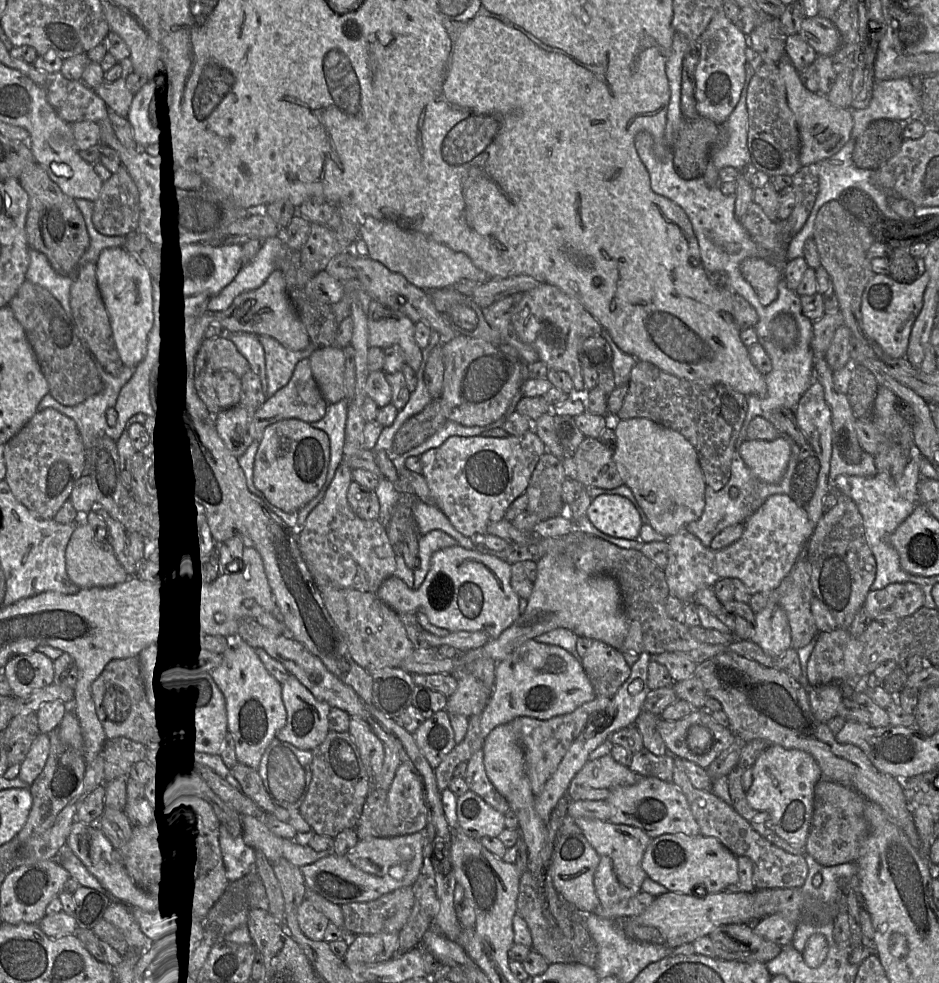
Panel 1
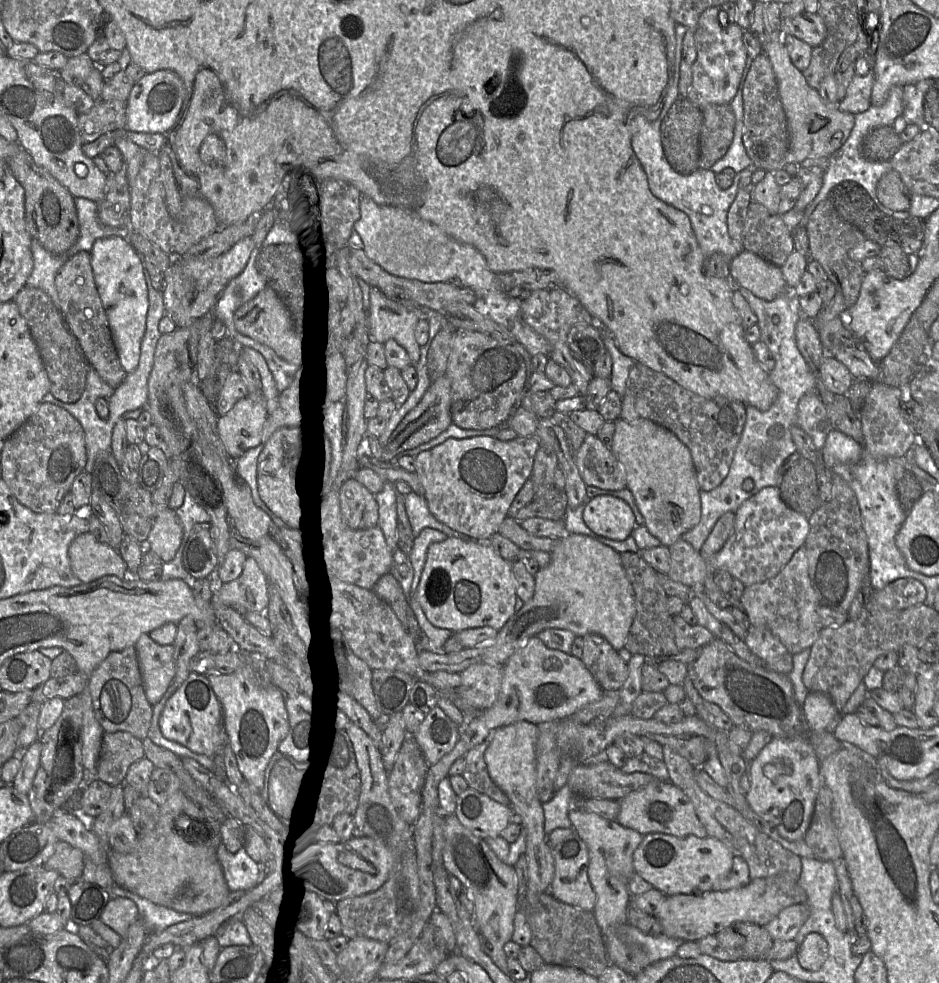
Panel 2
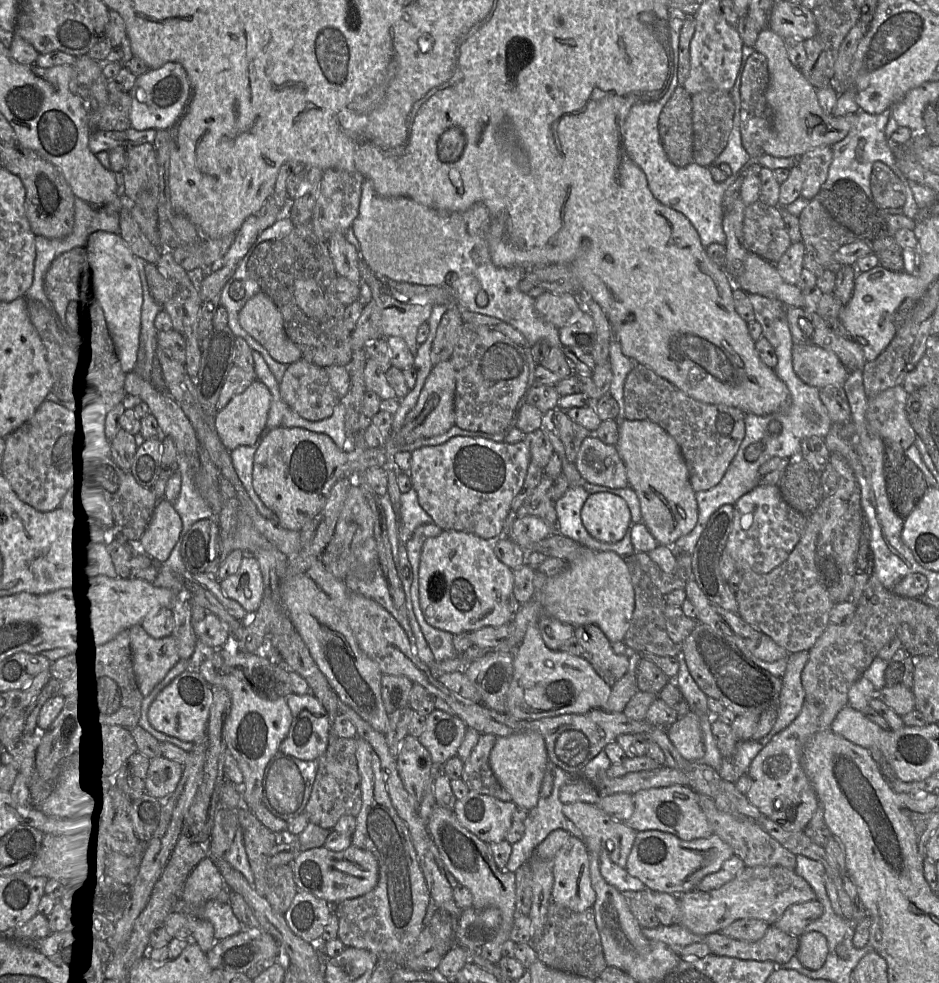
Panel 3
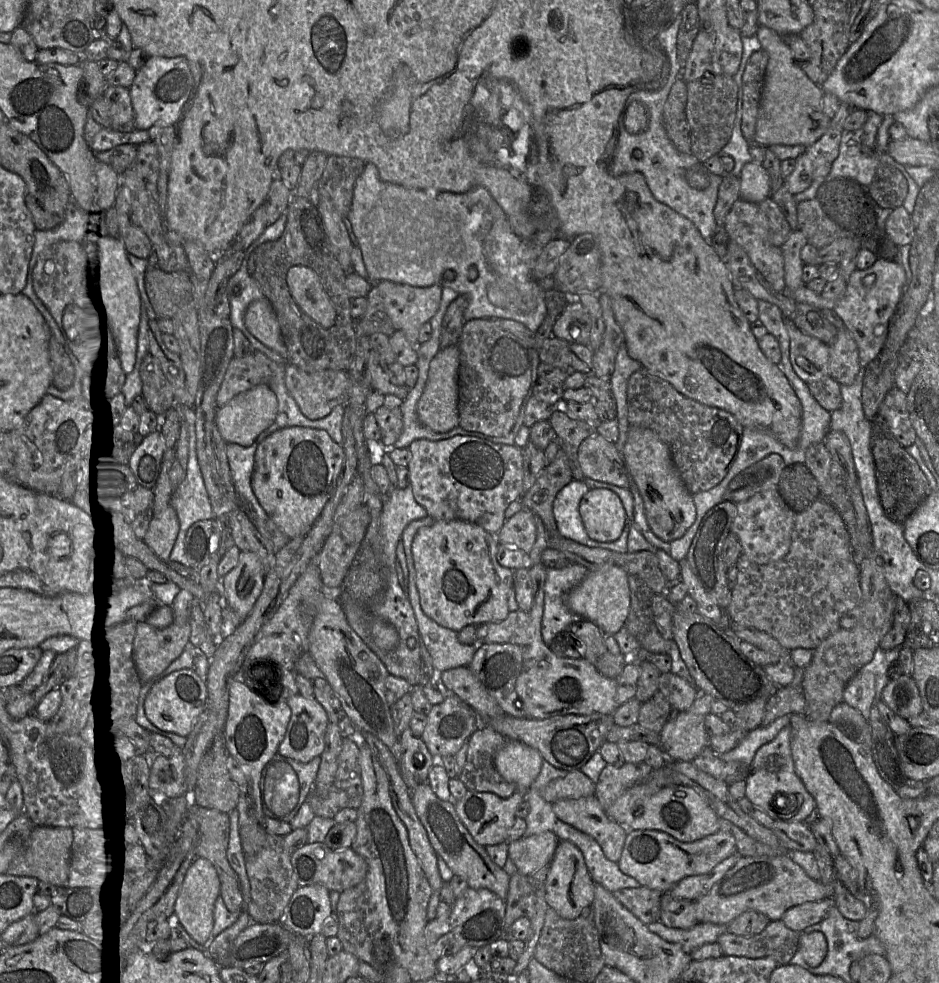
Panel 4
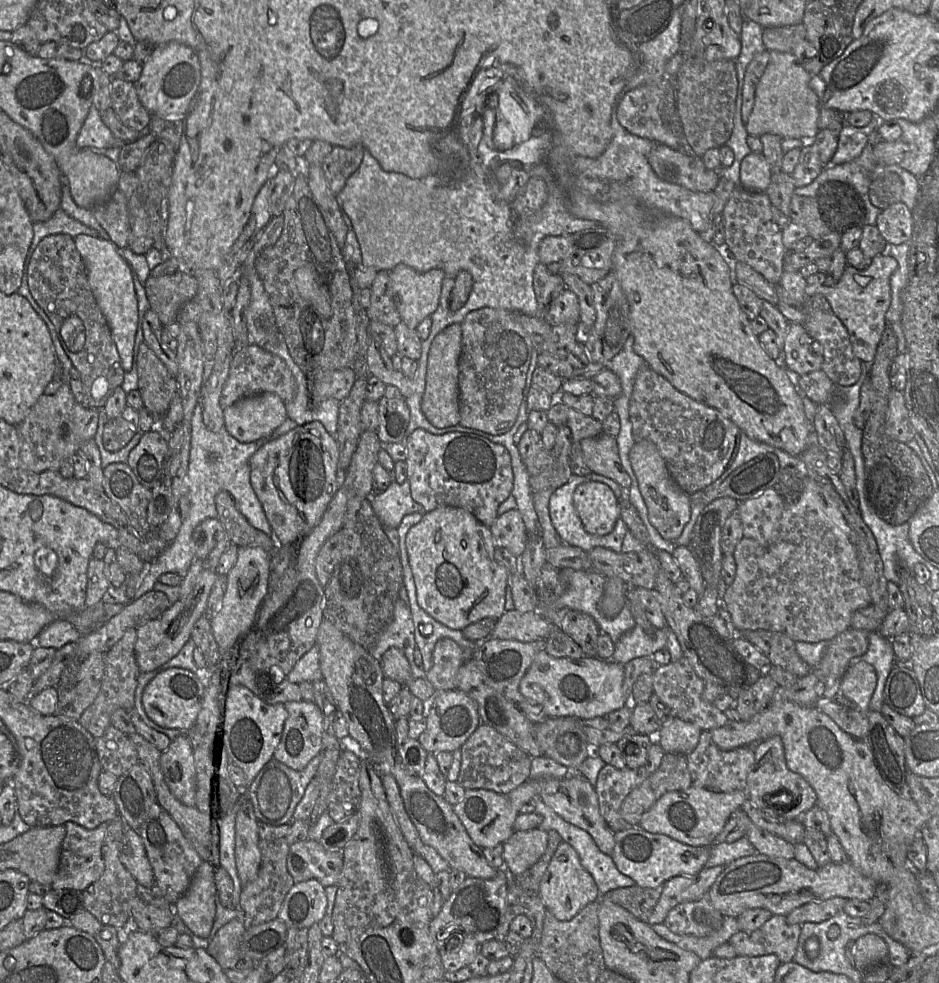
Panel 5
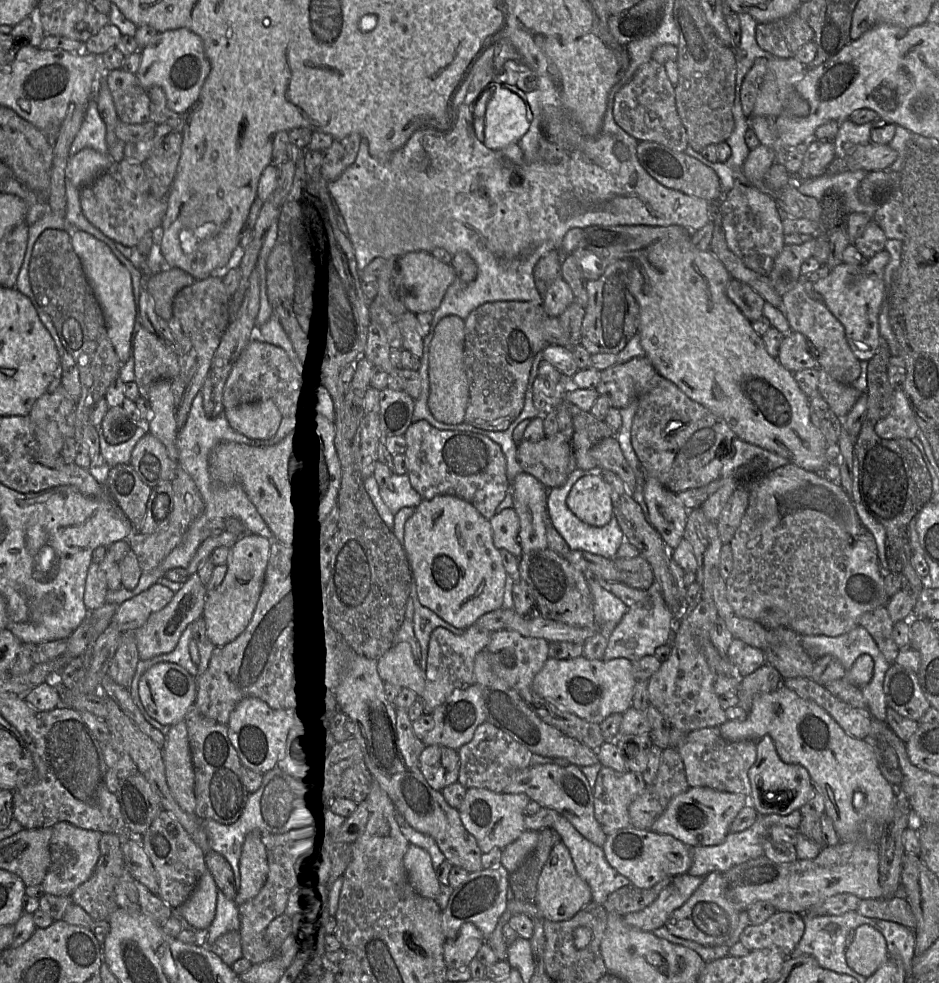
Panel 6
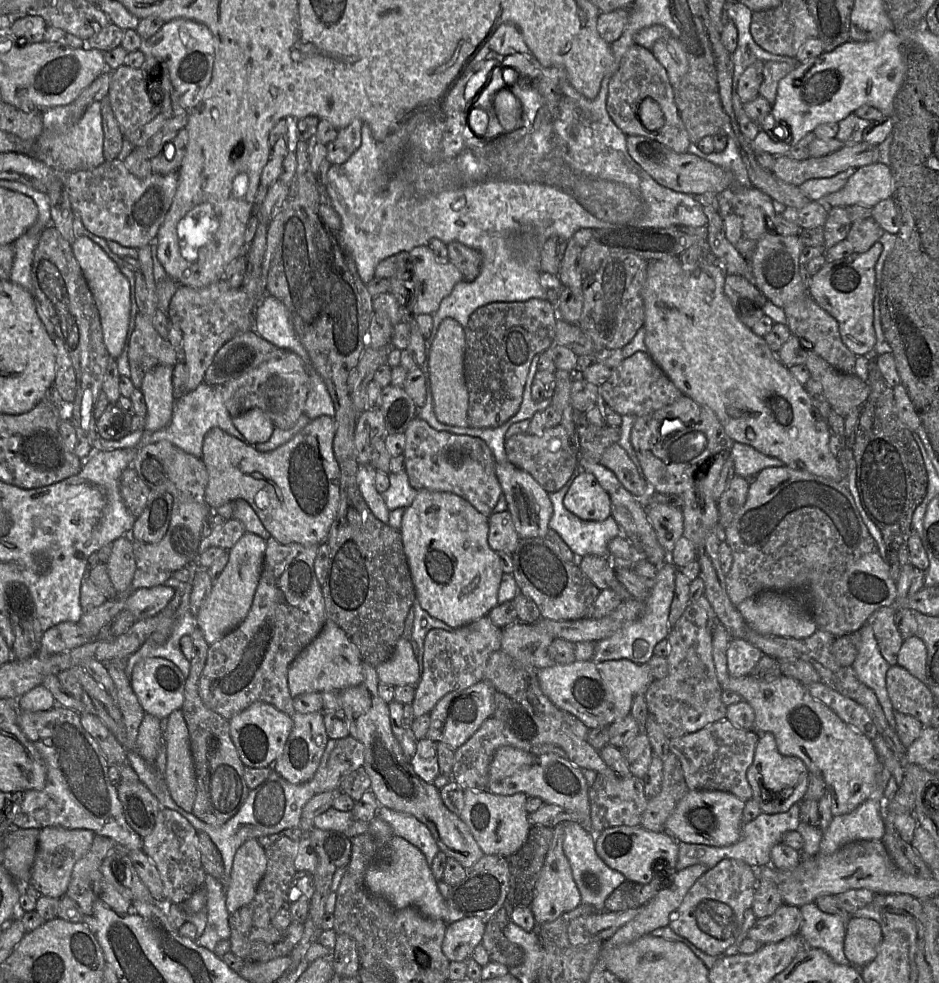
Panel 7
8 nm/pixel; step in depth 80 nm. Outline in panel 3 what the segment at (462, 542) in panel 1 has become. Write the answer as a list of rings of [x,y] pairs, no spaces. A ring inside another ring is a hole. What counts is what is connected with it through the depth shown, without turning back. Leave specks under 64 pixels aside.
[[[414,489],[401,493],[401,507],[398,513],[398,535],[400,542],[405,545],[417,527],[434,523],[433,519],[420,506]]]

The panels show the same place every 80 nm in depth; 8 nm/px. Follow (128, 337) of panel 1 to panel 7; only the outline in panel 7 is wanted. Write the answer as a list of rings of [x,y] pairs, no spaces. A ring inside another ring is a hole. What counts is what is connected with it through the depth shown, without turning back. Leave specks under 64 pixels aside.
[[[76,237],[71,246],[97,305],[104,344],[110,356],[117,359],[123,351],[130,321],[131,300],[129,281],[106,252],[88,237]]]

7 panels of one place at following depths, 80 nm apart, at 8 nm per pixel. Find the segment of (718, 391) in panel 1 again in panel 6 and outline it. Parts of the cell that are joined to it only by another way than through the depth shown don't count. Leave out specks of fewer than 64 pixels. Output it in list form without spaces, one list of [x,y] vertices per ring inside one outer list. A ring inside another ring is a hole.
[[[664,377],[639,398],[631,427],[631,444],[645,476],[656,478],[674,493],[700,488],[719,478],[723,466],[734,455],[734,438],[737,438],[735,433],[721,417],[690,399]]]

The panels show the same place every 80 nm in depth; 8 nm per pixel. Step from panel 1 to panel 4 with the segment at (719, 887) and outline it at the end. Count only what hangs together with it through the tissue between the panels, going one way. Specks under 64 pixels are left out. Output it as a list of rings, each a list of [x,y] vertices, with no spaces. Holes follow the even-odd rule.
[[[628,830],[622,854],[617,862],[620,870],[649,889],[667,893],[682,879],[710,872],[717,864],[736,853],[735,838],[725,831],[685,843],[659,830]]]

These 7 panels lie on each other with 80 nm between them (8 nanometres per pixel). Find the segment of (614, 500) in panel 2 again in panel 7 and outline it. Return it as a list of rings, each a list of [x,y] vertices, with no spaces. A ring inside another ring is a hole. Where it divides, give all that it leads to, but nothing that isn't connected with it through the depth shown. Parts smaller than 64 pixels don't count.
[[[582,471],[564,497],[565,508],[583,520],[604,521],[611,515],[611,502],[593,473]]]

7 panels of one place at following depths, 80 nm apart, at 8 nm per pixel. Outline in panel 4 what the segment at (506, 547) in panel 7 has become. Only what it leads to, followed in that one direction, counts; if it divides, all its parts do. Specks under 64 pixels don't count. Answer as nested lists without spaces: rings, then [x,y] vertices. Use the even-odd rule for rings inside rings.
[[[522,509],[511,518],[506,519],[503,527],[496,535],[500,544],[522,550],[527,555],[527,563],[528,555],[536,541],[534,516],[531,511]]]

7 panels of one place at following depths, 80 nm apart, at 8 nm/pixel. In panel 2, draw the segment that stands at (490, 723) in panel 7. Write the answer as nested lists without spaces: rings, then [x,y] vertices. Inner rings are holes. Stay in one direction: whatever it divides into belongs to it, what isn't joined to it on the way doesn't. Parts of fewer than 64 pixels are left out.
[[[483,741],[471,748],[466,755],[465,769],[462,774],[468,786],[494,801],[503,805],[510,805],[508,796],[492,781],[488,773],[484,753],[488,746],[488,741]]]

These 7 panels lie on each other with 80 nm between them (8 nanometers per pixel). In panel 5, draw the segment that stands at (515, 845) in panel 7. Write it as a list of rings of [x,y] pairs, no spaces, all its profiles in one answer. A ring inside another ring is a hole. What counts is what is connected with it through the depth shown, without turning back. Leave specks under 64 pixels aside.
[[[527,780],[505,794],[487,789],[466,789],[463,799],[453,809],[472,841],[484,849],[507,841],[515,831],[514,822],[522,804],[539,795],[540,783],[536,780]]]

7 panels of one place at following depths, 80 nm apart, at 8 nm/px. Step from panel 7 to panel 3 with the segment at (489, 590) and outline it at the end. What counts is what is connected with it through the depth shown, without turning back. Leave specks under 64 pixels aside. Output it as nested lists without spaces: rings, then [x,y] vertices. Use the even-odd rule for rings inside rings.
[[[443,530],[438,536],[425,540],[419,565],[419,600],[424,617],[431,626],[457,635],[485,626],[508,624],[514,616],[510,608],[513,588],[513,570],[497,558],[493,541],[454,530]]]

